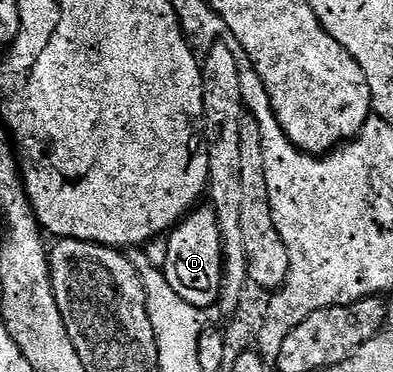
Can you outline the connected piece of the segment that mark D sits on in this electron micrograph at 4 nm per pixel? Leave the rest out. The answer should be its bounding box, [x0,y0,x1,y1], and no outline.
[164,207,222,310]

